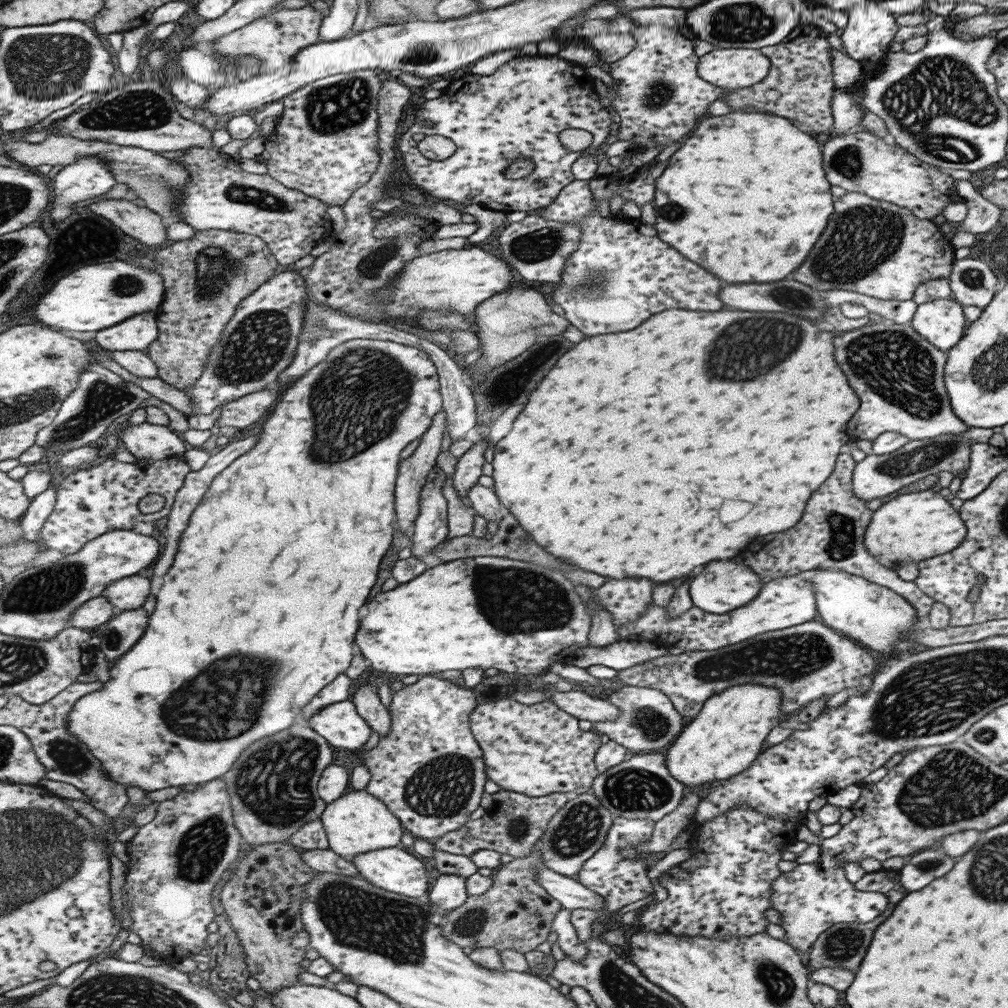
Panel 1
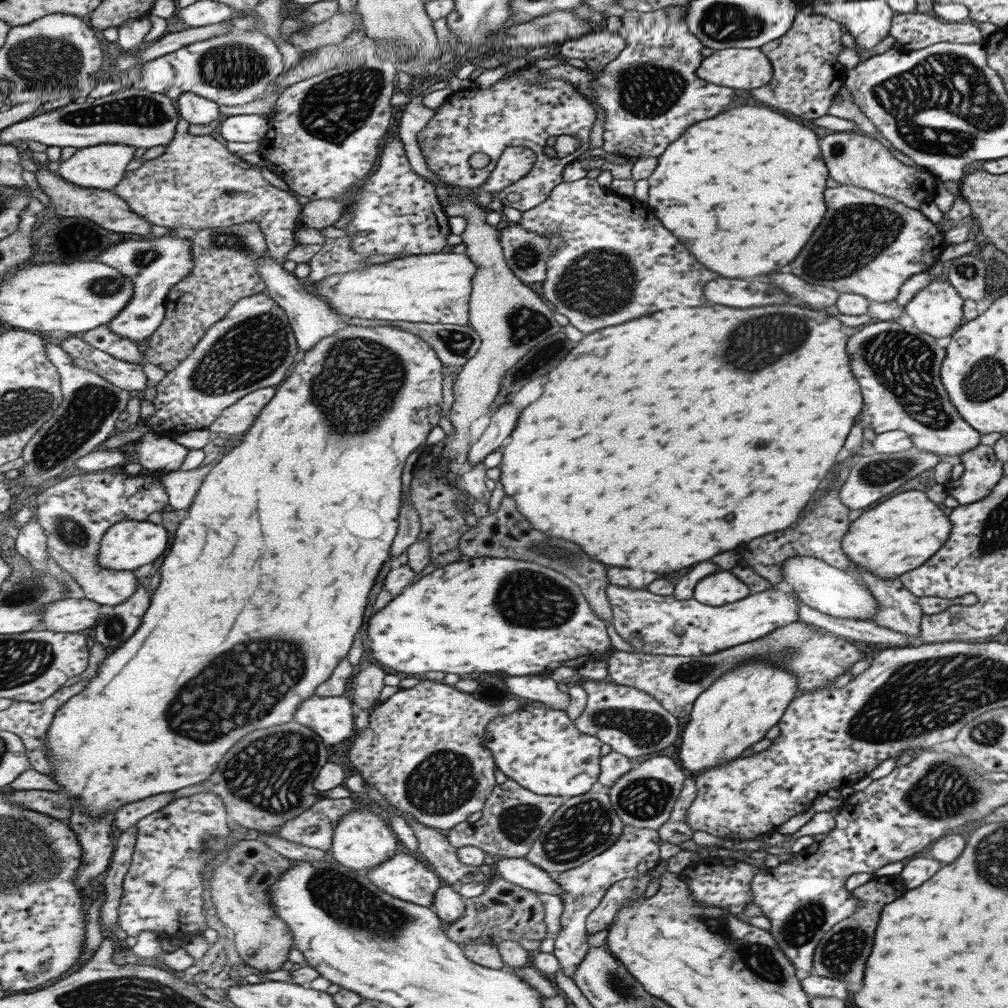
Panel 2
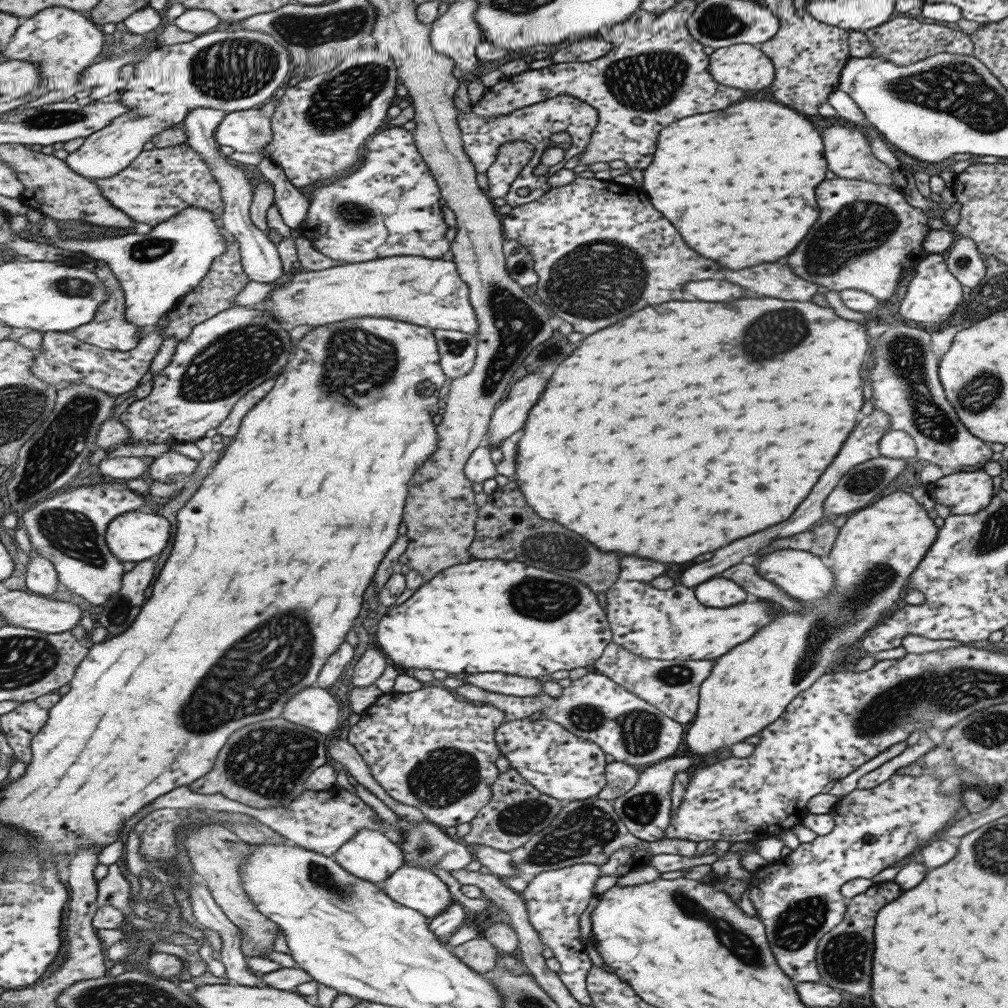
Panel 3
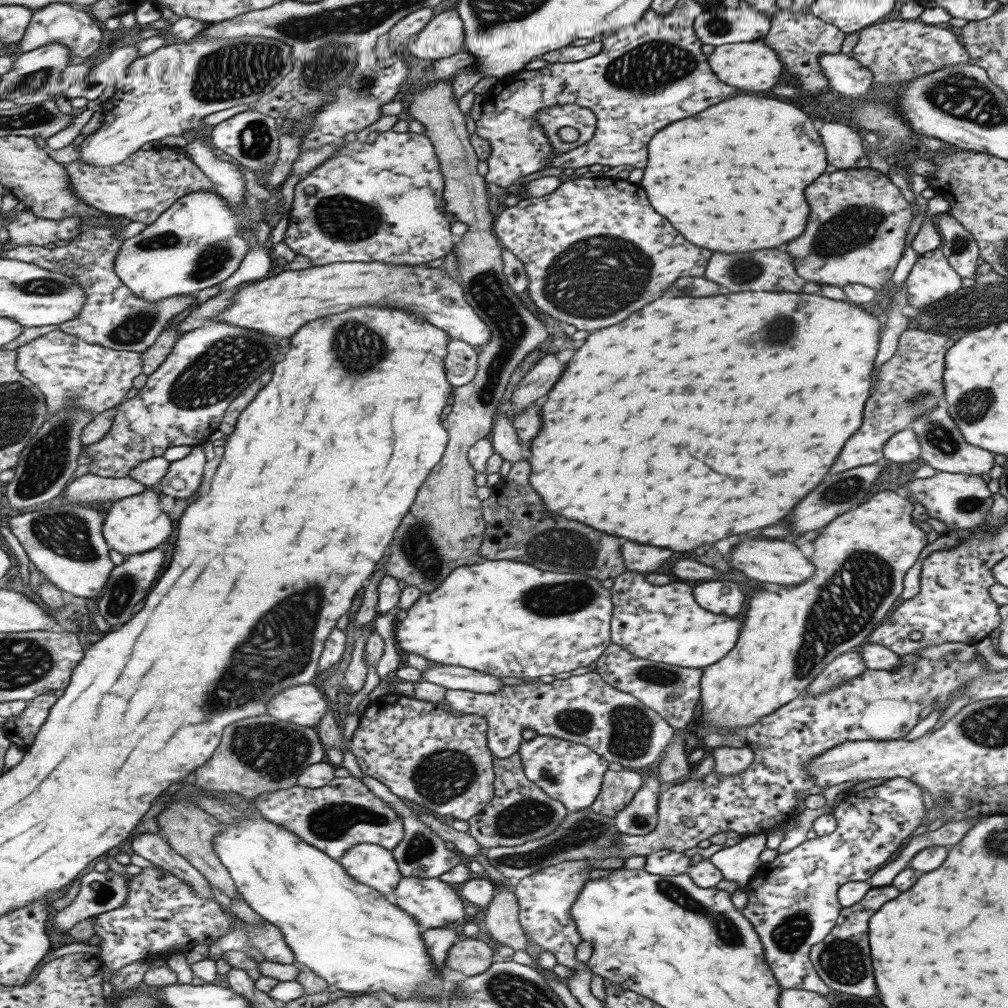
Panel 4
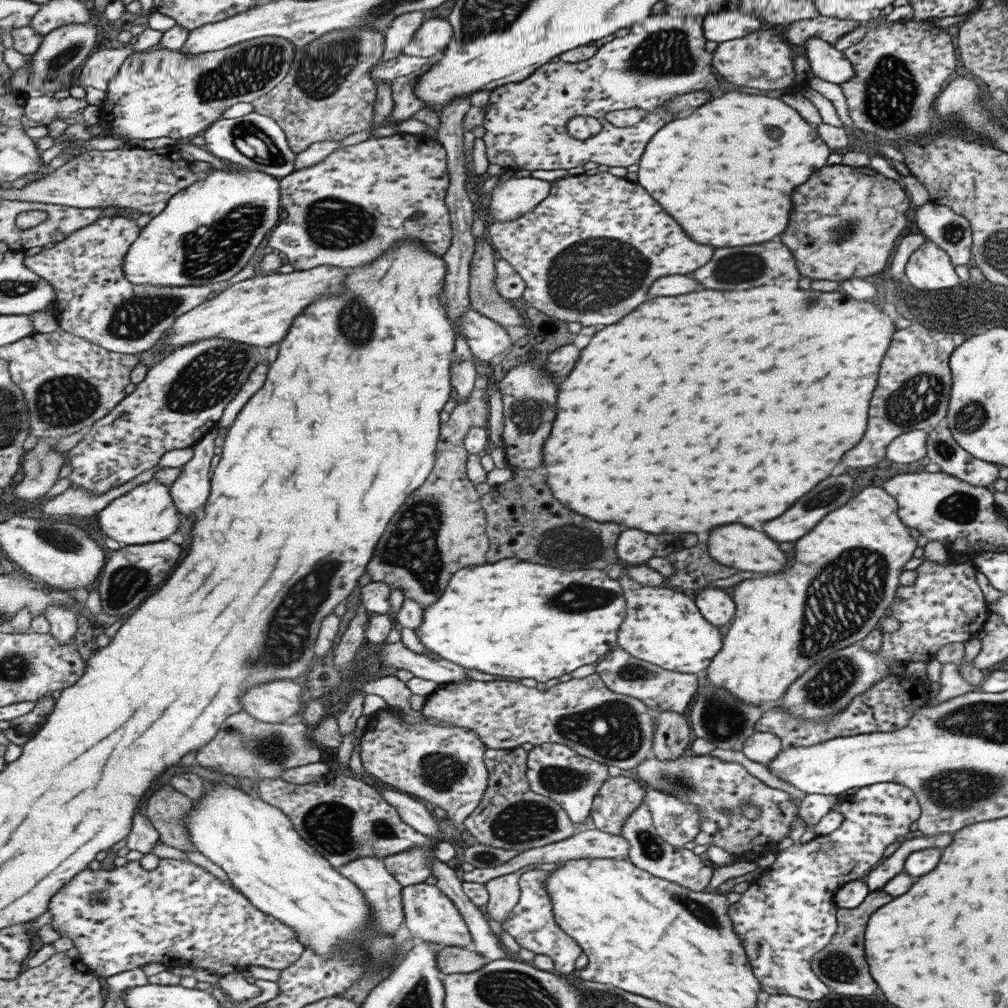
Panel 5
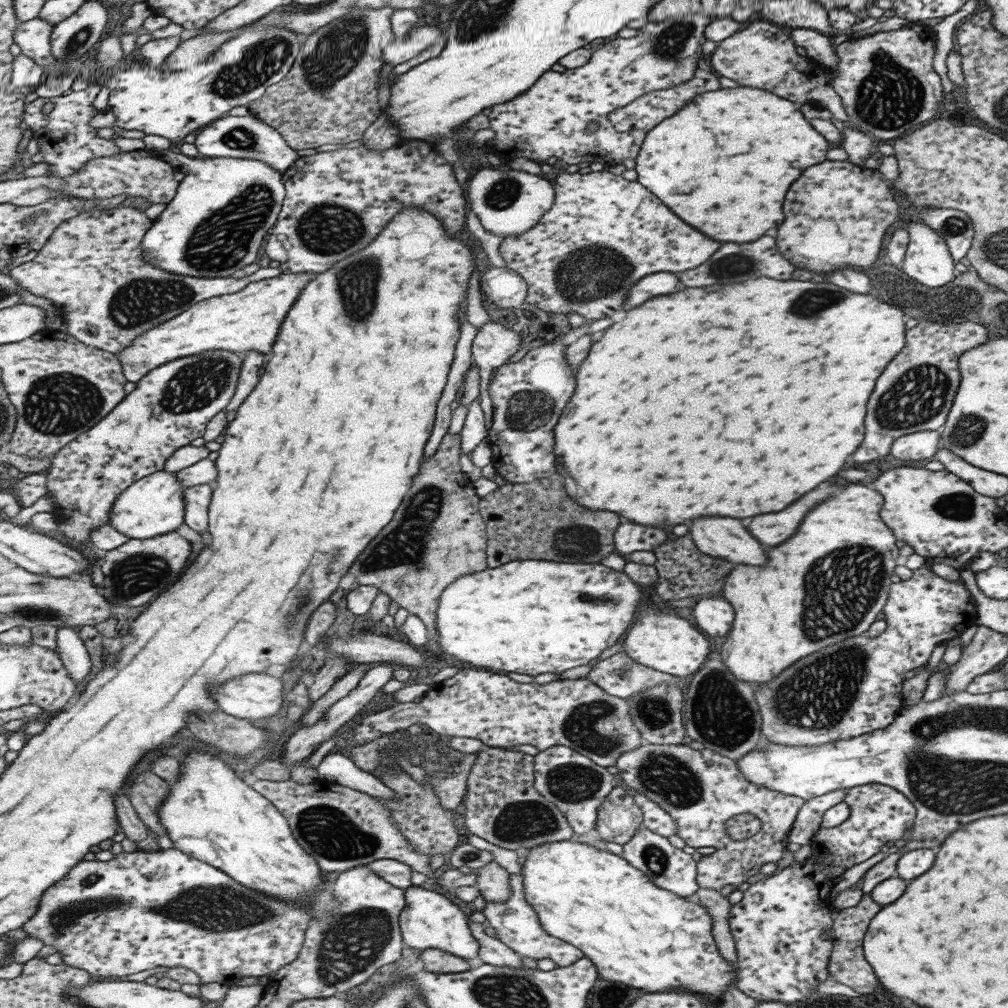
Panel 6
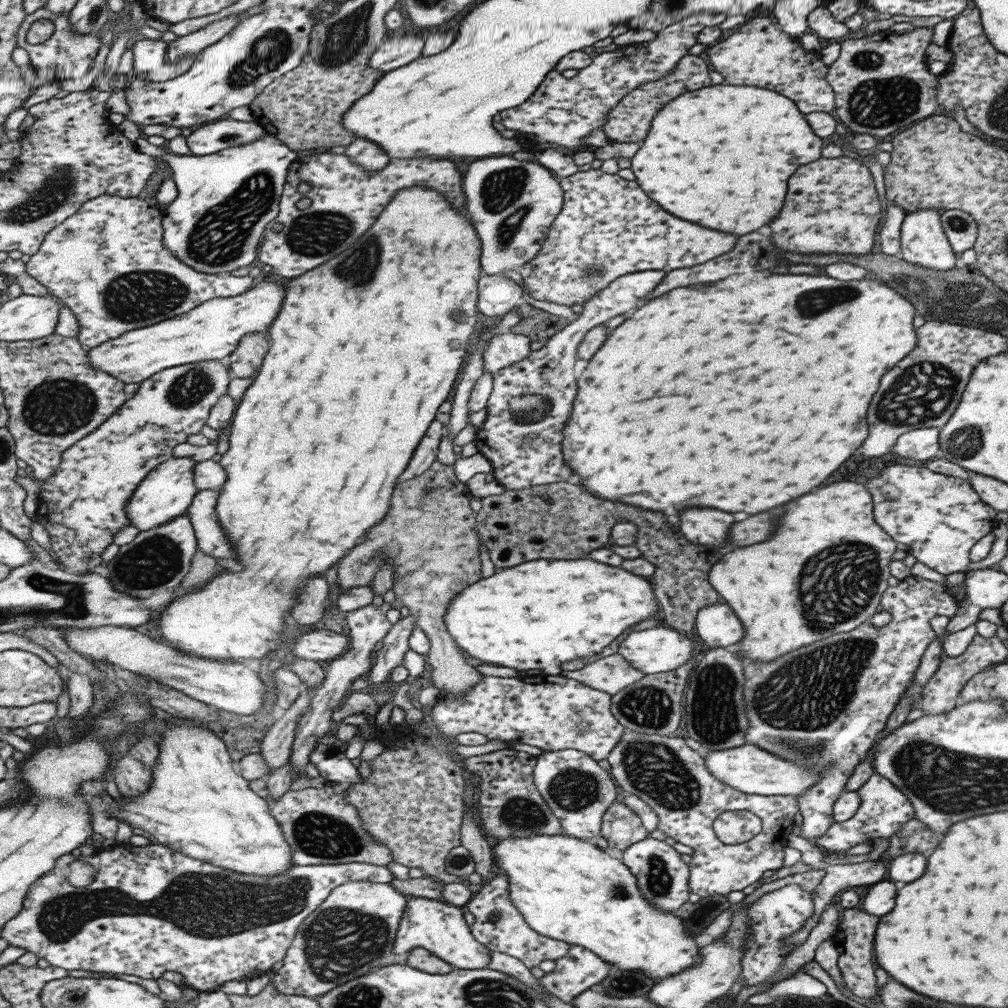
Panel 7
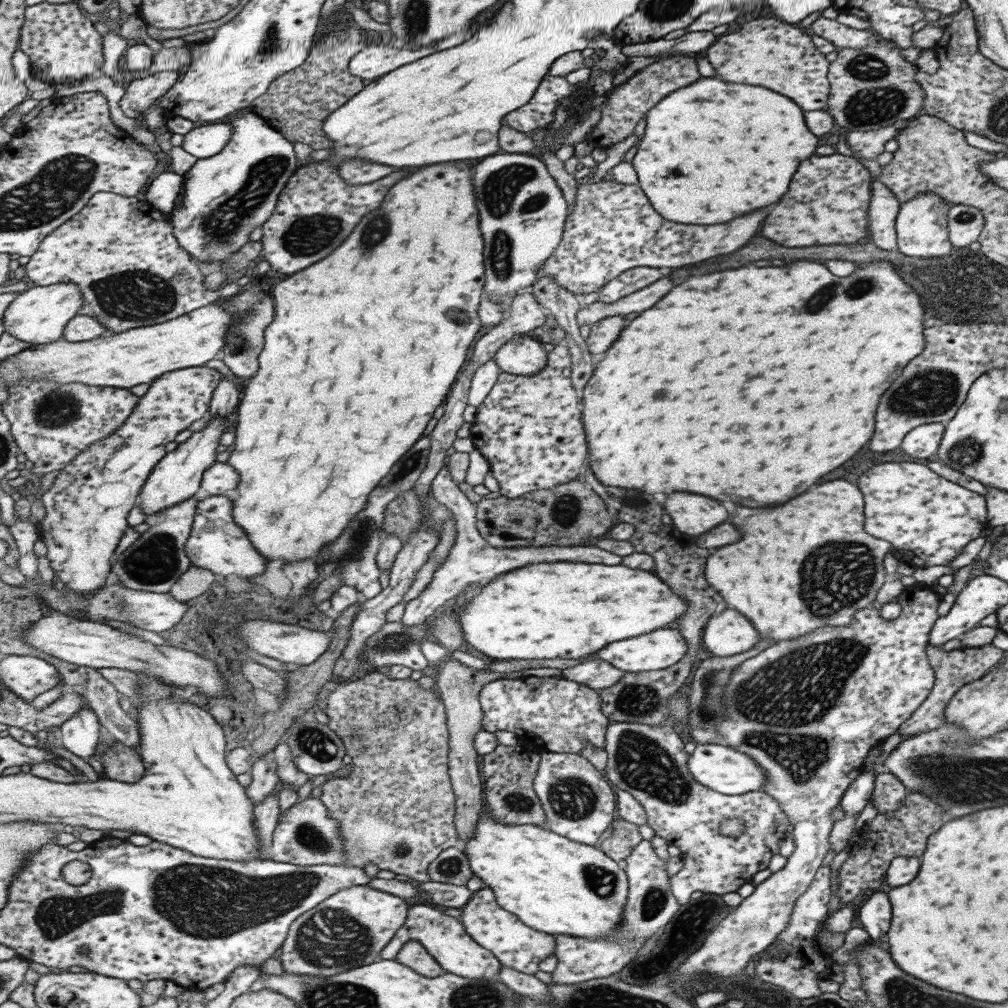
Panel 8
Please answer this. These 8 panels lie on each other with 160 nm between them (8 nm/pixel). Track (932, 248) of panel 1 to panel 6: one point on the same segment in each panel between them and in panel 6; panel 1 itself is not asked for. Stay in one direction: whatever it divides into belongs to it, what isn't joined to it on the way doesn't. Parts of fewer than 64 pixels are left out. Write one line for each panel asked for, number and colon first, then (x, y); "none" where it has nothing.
2: (879, 243)
3: (866, 234)
4: (858, 219)
5: (857, 212)
6: (836, 213)

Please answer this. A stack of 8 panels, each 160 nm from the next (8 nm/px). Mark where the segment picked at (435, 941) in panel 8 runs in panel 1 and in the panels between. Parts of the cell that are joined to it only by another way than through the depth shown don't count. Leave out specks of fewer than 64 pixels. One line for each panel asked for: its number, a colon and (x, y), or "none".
1: (394, 869)
2: (404, 877)
3: (415, 887)
4: (433, 903)
5: (430, 914)
6: (431, 920)
7: (435, 925)

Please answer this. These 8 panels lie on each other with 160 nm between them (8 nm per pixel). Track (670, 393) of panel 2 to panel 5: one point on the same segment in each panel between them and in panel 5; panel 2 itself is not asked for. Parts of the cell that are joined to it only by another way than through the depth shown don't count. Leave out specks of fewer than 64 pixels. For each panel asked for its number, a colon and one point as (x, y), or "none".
3: (651, 438)
4: (687, 423)
5: (714, 407)

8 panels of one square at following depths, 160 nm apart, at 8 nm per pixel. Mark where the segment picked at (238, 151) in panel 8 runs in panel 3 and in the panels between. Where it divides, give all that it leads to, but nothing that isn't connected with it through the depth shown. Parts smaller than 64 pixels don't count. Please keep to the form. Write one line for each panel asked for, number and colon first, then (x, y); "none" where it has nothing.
3: (157, 270)
4: (196, 244)
5: (209, 231)
6: (214, 227)
7: (226, 200)

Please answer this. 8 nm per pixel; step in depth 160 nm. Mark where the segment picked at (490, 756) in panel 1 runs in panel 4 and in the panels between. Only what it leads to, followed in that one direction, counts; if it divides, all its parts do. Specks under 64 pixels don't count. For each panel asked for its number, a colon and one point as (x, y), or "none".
2: (538, 747)
3: (565, 767)
4: (568, 772)

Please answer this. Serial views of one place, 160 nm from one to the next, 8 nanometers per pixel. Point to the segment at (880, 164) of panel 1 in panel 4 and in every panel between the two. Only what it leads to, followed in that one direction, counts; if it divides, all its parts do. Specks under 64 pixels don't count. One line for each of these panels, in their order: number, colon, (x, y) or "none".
2: (855, 159)
3: (847, 151)
4: (843, 145)

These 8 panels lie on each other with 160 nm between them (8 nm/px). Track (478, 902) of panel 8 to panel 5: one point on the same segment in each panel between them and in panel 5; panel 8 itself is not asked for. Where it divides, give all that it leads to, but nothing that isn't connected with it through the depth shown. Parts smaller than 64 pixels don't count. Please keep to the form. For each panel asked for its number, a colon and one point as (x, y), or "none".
5: (532, 924)
6: (516, 923)
7: (498, 924)

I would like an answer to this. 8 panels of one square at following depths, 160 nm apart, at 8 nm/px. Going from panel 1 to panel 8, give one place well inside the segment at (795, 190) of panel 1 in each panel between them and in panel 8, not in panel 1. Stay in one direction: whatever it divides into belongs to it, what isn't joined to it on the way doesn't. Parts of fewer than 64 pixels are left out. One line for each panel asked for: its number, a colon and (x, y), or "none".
2: (743, 191)
3: (737, 184)
4: (731, 179)
5: (725, 173)
6: (723, 163)
7: (720, 156)
8: (711, 151)

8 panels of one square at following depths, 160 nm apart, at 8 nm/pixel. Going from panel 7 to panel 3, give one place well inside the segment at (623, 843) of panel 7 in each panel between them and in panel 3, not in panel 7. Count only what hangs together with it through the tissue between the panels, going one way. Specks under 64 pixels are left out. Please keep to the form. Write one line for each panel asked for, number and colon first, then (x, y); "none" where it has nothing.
3: (620, 777)
4: (616, 789)
5: (618, 797)
6: (618, 818)

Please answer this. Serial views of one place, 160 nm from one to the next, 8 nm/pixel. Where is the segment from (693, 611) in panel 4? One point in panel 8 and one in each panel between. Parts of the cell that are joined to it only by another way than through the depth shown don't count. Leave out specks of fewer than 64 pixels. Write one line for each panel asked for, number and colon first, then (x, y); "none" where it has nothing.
5: (662, 626)
6: (669, 644)
7: (658, 649)
8: (656, 650)

